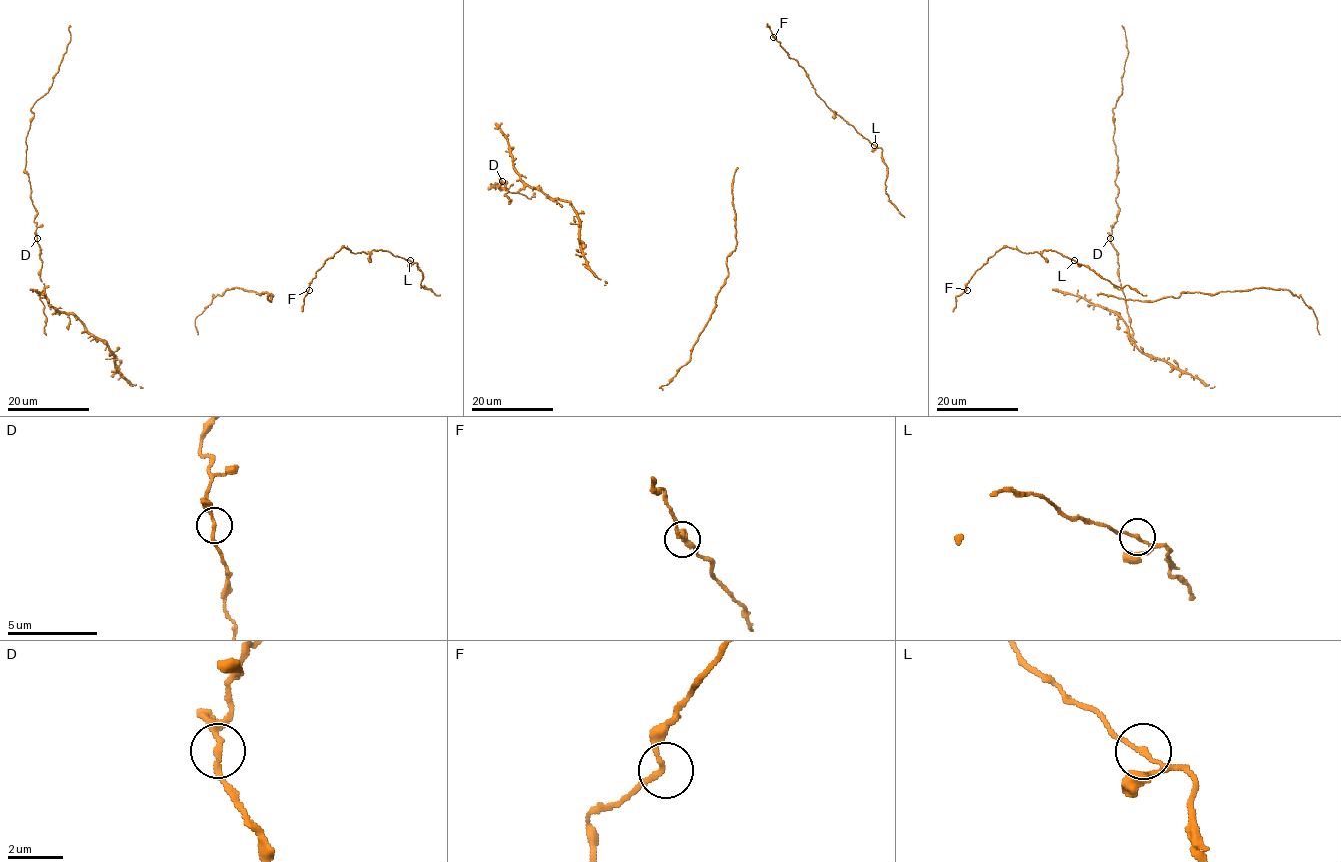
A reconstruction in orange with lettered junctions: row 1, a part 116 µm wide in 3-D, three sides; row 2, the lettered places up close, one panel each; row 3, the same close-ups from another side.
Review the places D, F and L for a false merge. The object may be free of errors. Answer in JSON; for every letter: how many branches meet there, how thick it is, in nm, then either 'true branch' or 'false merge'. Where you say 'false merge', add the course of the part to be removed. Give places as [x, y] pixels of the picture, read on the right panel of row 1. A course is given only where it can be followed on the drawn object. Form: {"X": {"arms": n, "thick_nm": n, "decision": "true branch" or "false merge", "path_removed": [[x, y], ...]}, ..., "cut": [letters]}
{"D": {"arms": 3, "thick_nm": 160, "decision": "true branch"}, "F": {"arms": 2, "thick_nm": 170, "decision": "true branch"}, "L": {"arms": 2, "thick_nm": 150, "decision": "true branch"}, "cut": []}

